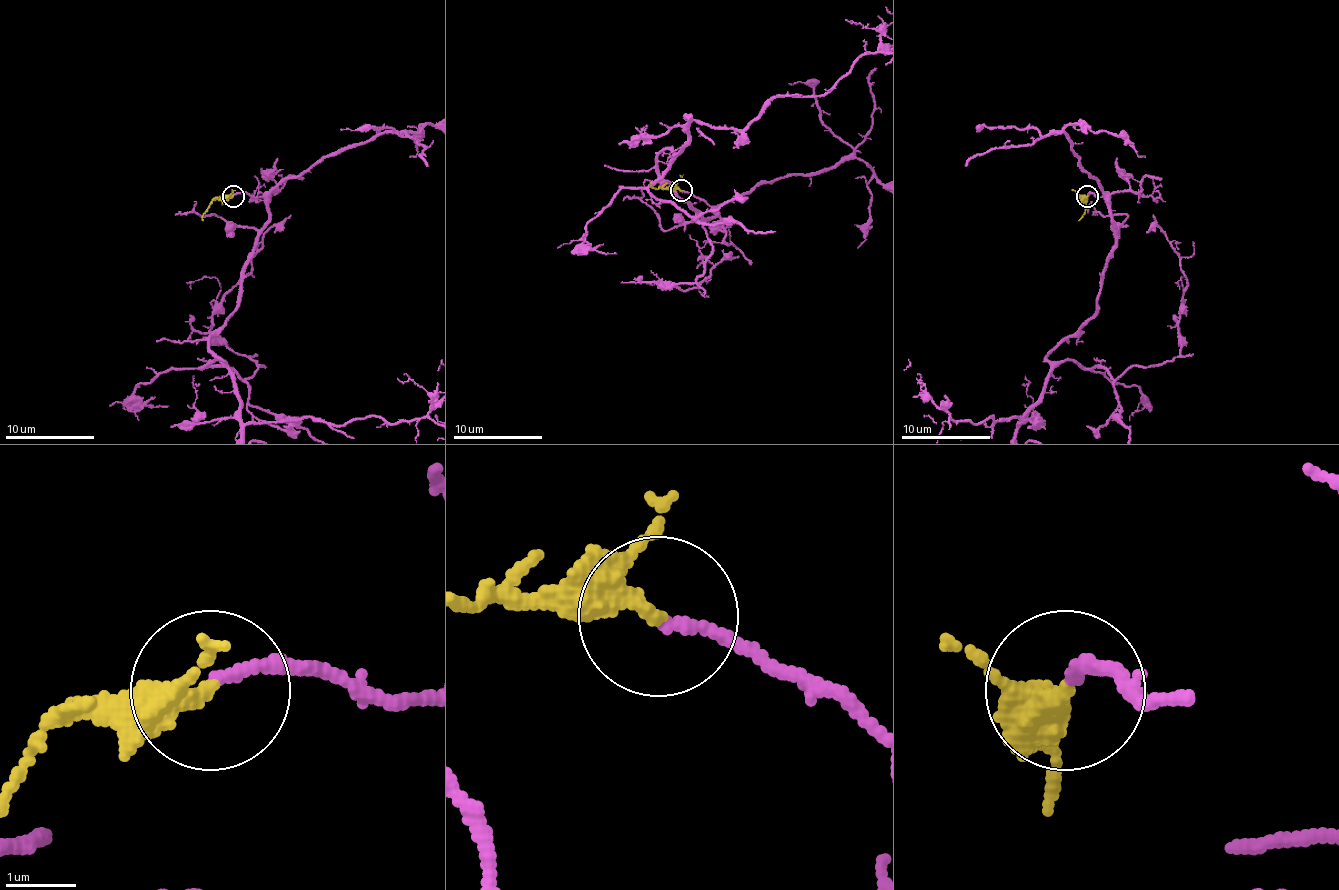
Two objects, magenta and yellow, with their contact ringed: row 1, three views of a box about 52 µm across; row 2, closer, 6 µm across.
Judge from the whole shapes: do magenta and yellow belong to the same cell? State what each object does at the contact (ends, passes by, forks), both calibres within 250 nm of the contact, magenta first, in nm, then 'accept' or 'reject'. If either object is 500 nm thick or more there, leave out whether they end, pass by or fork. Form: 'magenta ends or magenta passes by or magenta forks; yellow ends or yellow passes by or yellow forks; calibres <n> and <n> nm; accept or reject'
magenta ends; yellow passes by; calibres 150 and 240 nm; accept

